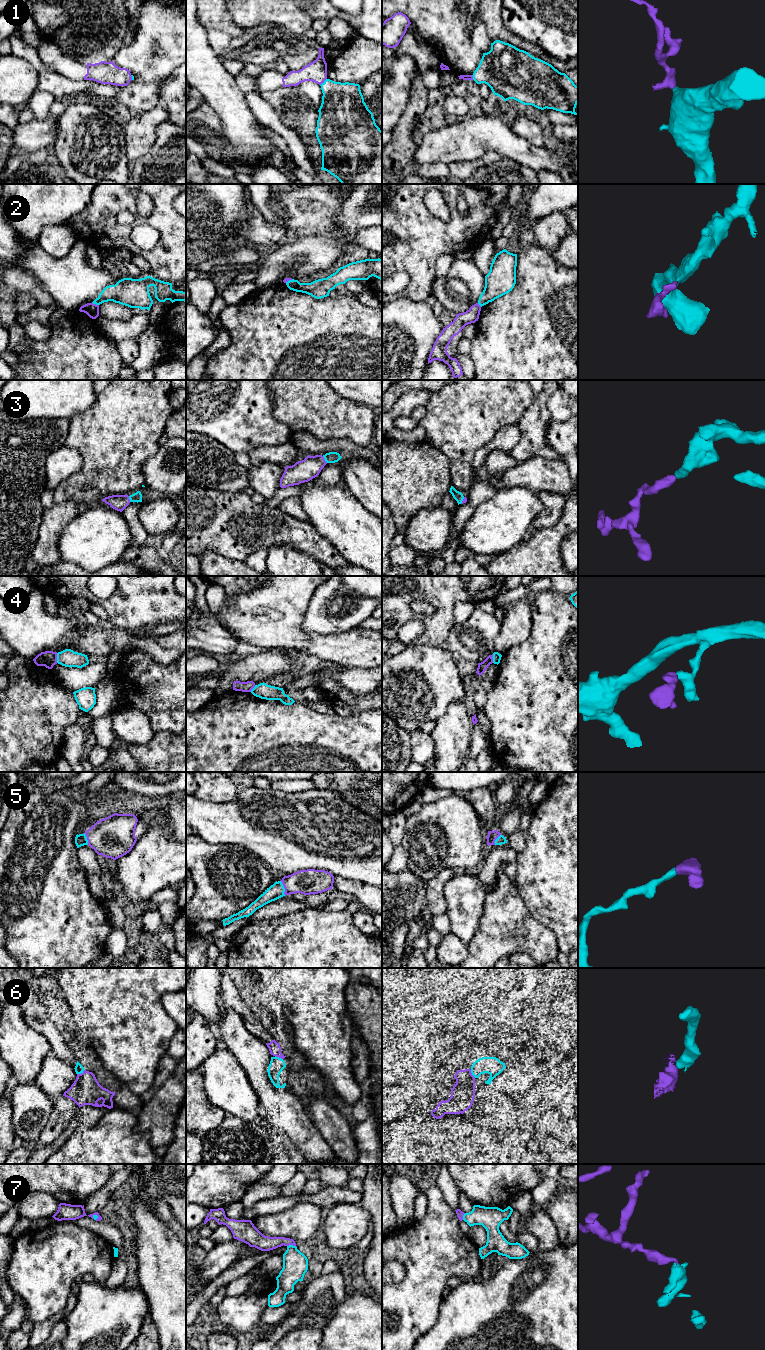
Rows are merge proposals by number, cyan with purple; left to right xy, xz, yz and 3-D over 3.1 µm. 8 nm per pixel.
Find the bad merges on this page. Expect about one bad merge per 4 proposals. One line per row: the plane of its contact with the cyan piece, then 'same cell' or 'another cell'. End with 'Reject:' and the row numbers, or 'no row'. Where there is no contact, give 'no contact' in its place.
1: xz | same cell
2: xy | another cell
3: xz | same cell
4: xy | another cell
5: xz | same cell
6: xy | same cell
7: xz | same cell
Reject: 2, 4

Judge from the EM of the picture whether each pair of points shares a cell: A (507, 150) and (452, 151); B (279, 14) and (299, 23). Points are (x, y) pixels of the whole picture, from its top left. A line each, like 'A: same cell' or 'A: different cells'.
A: same cell
B: same cell

